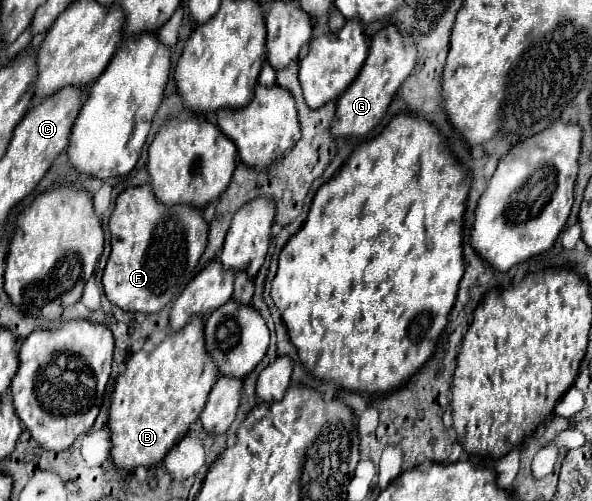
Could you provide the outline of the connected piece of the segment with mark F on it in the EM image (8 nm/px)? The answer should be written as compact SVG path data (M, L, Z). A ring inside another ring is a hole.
M150 184L126 188L116 200L108 226L112 234L112 252L102 276L104 292L116 306L130 312L160 312L170 302L176 288L190 278L208 240L208 224L202 218L202 210L194 206L160 204L156 202Z

